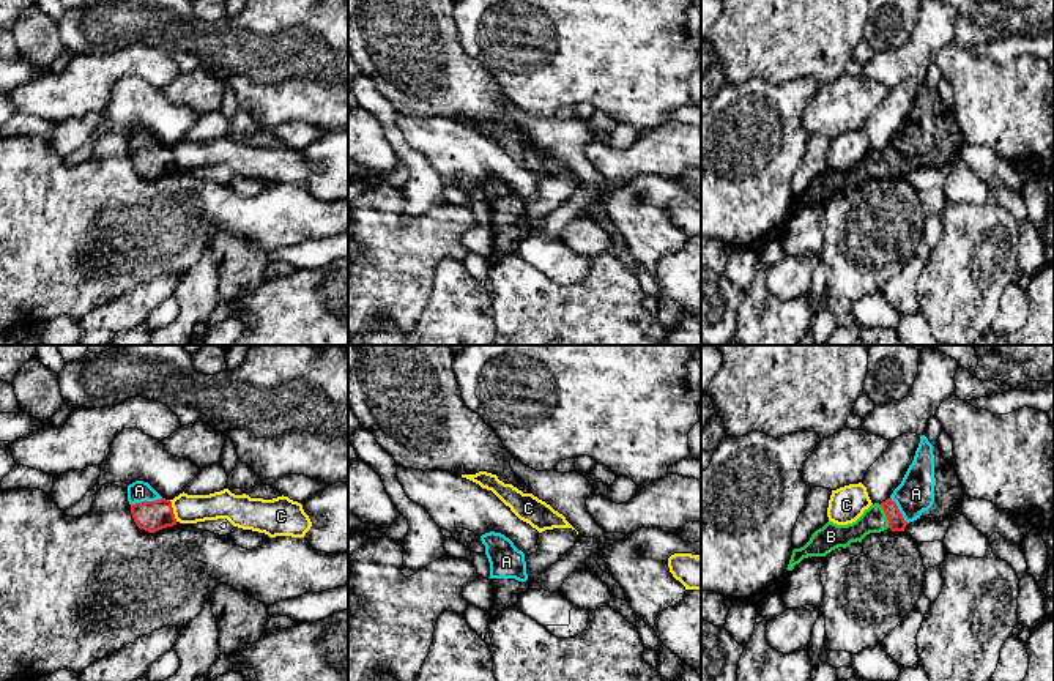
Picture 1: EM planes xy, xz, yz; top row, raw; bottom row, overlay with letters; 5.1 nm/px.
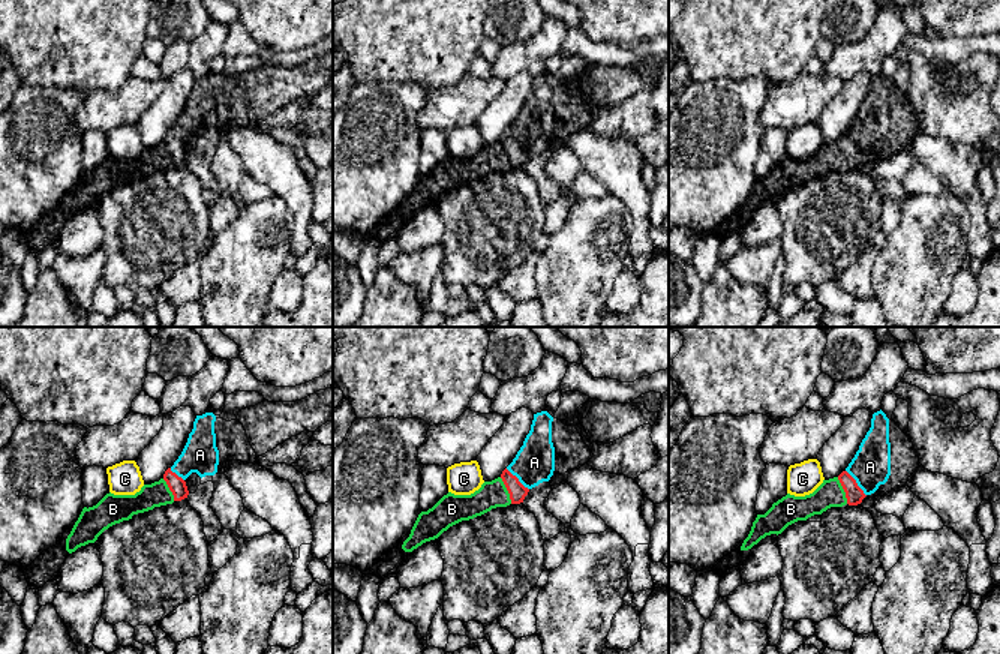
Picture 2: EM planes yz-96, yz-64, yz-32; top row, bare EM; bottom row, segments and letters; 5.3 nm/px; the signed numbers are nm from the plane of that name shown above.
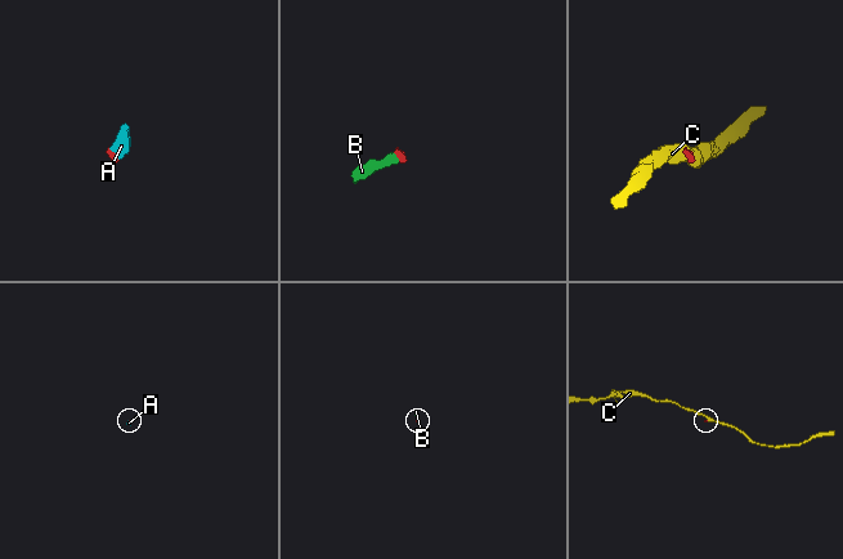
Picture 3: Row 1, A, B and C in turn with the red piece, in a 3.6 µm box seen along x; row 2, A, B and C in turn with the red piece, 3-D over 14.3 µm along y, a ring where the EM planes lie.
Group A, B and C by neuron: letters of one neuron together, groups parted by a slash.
A B / C

